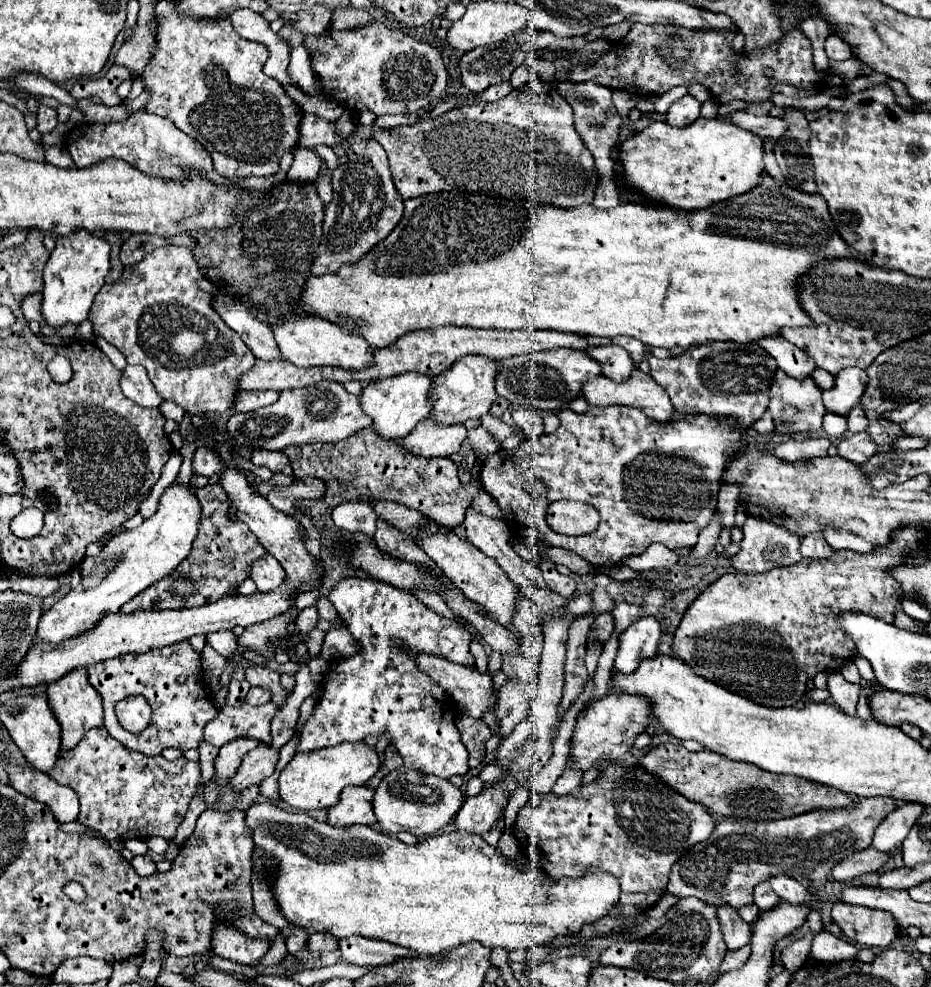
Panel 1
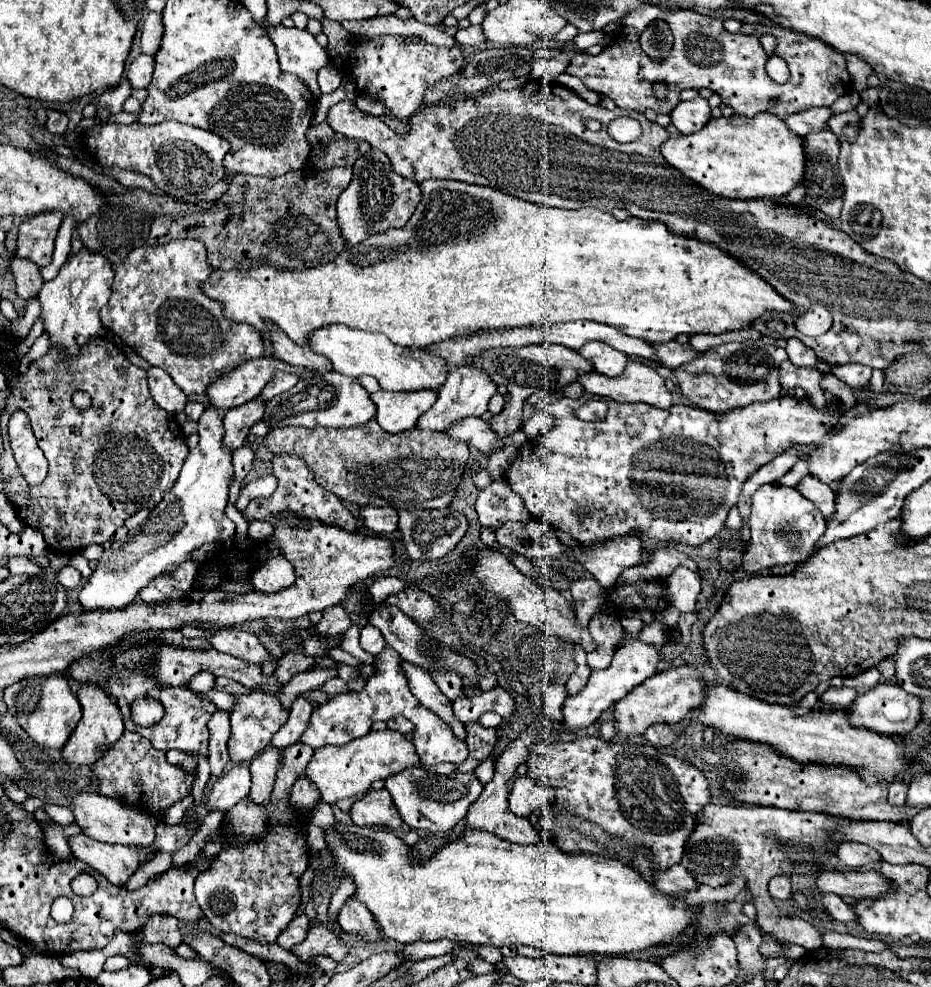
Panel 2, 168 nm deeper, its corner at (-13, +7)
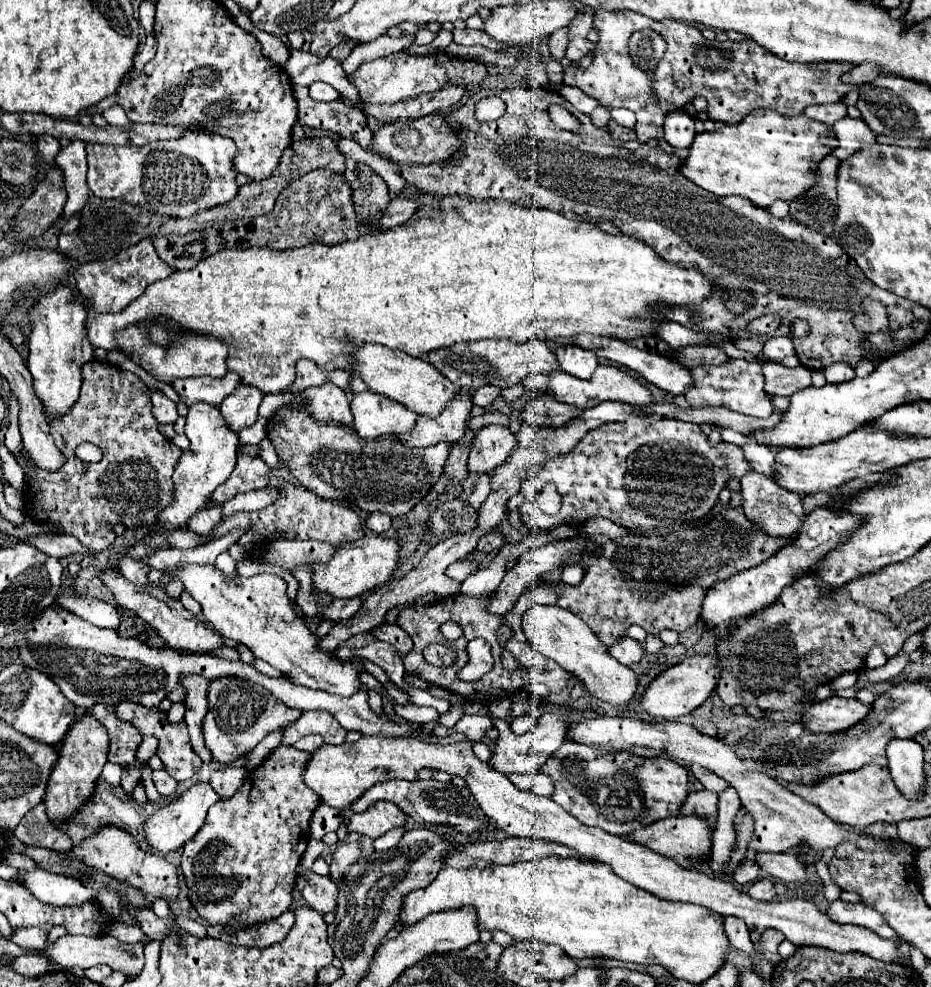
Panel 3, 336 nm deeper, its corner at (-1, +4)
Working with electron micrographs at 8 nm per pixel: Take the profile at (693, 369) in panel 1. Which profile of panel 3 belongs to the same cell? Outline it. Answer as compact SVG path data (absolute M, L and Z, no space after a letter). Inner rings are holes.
M733 359L723 365L697 365L691 369L695 385L685 393L687 403L691 407L727 407L731 411L767 419L773 413L773 405L763 389L763 363L749 363L741 359Z

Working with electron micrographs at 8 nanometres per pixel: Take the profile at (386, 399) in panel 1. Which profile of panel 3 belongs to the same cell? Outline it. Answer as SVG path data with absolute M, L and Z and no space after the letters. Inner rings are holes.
M373 391L353 395L351 411L355 415L353 427L363 439L377 439L381 435L405 433L411 431L417 421L417 413Z

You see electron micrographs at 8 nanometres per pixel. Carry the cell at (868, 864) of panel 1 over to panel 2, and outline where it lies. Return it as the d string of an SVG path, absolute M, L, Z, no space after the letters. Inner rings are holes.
M845 842L839 846L837 856L841 862L845 862L851 868L861 868L867 864L881 864L881 856L877 850L869 848L867 844L861 842Z

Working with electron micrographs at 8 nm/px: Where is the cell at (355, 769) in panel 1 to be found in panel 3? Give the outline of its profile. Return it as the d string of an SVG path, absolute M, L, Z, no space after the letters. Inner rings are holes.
M464 715L455 725L457 733L462 733L468 741L453 743L453 745L435 745L419 739L389 739L389 737L361 737L357 743L341 743L341 745L323 745L317 749L303 773L303 781L311 787L321 801L335 809L345 809L353 801L357 801L369 787L381 781L391 779L407 779L415 781L421 769L437 769L445 771L453 777L463 777L467 787L471 789L475 801L481 805L485 815L497 823L503 831L513 837L537 837L545 841L555 841L575 849L581 855L593 857L613 867L613 871L625 881L661 897L667 901L683 901L707 907L719 915L735 915L741 917L751 933L751 941L755 949L773 965L782 961L778 953L770 953L759 946L763 931L777 929L781 931L793 945L819 945L837 953L859 951L877 961L911 965L909 957L899 951L899 941L881 939L873 931L857 925L833 923L827 913L823 913L815 903L803 899L787 899L787 901L757 901L747 893L739 891L733 883L699 873L695 869L681 867L671 859L663 859L661 855L649 851L647 847L633 845L617 835L605 833L599 827L587 827L579 823L573 815L569 815L561 805L557 805L551 797L539 797L527 791L517 789L505 775L493 771L487 763L475 757L473 742L481 741L487 729L493 727L488 716Z

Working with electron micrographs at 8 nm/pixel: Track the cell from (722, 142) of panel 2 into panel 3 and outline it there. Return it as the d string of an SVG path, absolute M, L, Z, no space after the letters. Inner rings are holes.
M753 109L743 123L725 125L695 135L681 175L701 189L723 195L739 195L755 207L771 207L773 201L799 199L813 187L817 163L837 147L835 131L805 115L777 115L769 109Z

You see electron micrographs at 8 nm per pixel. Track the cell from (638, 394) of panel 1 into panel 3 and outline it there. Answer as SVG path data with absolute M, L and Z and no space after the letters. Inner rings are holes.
M599 365L597 371L593 373L593 377L587 381L567 375L563 371L553 371L553 375L549 375L549 393L557 401L579 407L579 409L589 409L603 401L621 401L621 403L633 403L633 405L649 405L653 401L653 395L649 393L649 389L645 385L641 385L637 379L629 377L625 371L621 371L617 367L609 367L609 365Z

